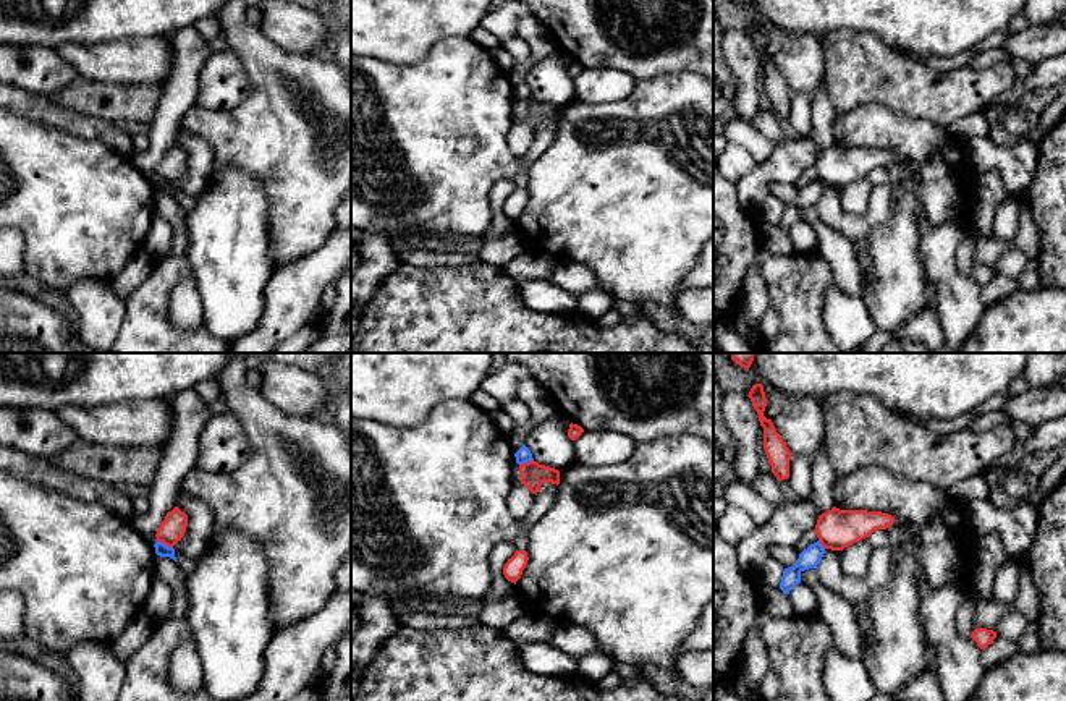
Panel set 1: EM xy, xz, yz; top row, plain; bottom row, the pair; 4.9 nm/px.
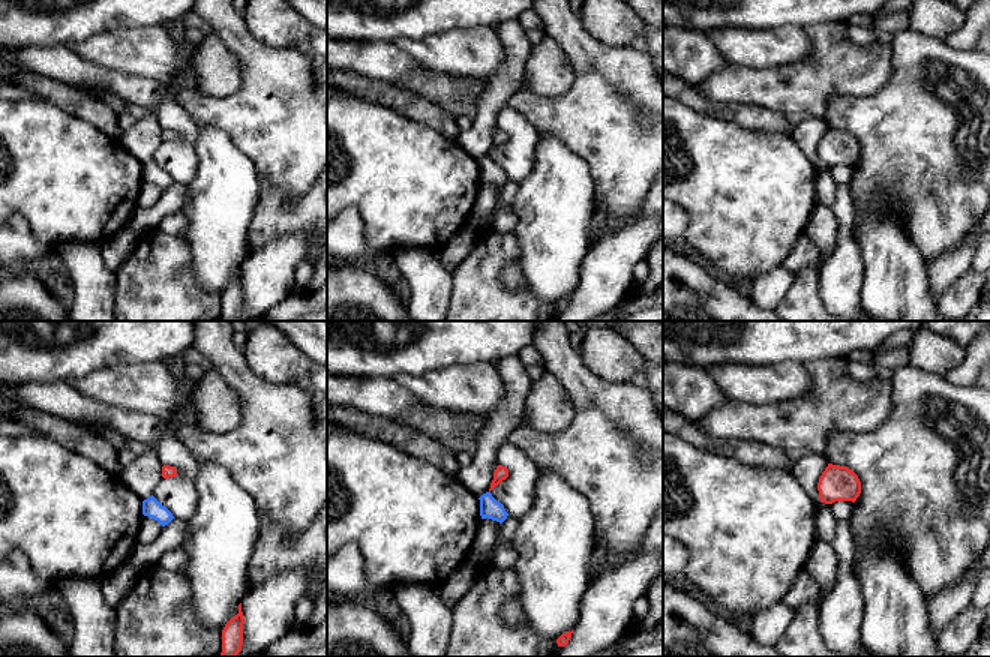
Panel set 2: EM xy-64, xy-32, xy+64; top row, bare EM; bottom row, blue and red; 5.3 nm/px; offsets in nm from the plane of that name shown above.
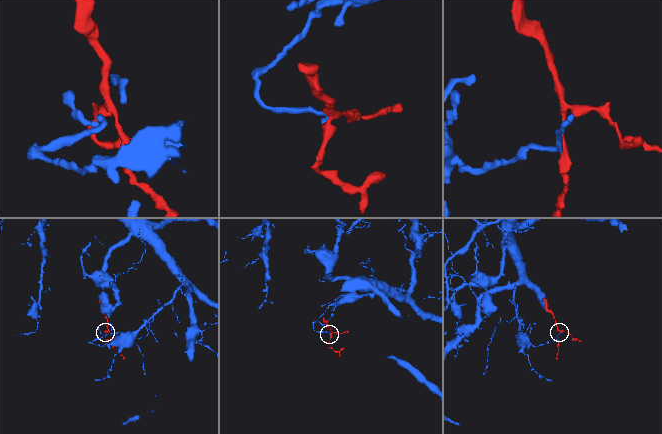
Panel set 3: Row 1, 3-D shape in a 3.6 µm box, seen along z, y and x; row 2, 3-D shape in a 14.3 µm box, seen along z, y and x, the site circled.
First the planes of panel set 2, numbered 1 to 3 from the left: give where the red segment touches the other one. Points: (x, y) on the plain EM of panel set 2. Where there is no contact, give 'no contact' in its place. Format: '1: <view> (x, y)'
1: no contact
2: no contact
3: no contact

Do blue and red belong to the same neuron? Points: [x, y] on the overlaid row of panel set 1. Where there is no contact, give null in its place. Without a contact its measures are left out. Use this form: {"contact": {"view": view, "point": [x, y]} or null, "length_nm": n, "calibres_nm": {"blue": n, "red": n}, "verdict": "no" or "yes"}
{"contact": {"view": "xy", "point": [164, 544]}, "length_nm": 90, "calibres_nm": {"blue": 60, "red": 120}, "verdict": "no"}

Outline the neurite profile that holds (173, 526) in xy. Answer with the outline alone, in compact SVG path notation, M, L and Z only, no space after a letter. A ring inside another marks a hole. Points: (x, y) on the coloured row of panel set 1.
M175 507L171 512L167 513L165 520L157 529L155 537L159 542L173 547L184 536L186 526L188 515L181 512L178 507Z

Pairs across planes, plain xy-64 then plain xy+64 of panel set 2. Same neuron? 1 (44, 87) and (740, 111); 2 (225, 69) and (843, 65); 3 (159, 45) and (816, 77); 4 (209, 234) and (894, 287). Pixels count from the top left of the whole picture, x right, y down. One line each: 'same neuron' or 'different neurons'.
1: same neuron
2: same neuron
3: different neurons
4: same neuron

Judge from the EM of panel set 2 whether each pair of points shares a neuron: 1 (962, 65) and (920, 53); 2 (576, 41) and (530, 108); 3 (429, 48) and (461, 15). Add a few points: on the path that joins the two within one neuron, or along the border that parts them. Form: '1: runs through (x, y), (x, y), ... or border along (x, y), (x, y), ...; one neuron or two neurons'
1: runs through (951, 62), (935, 60), (930, 56); one neuron
2: runs through (582, 65), (582, 87), (561, 108), (554, 108); one neuron
3: border along (482, 26), (459, 26), (413, 39); two neurons

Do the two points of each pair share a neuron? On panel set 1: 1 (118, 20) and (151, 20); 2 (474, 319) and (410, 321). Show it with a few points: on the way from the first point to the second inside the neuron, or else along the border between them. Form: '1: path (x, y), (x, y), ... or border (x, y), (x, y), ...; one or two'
1: path (126, 20), (143, 20); one
2: path (458, 321), (426, 321); one

